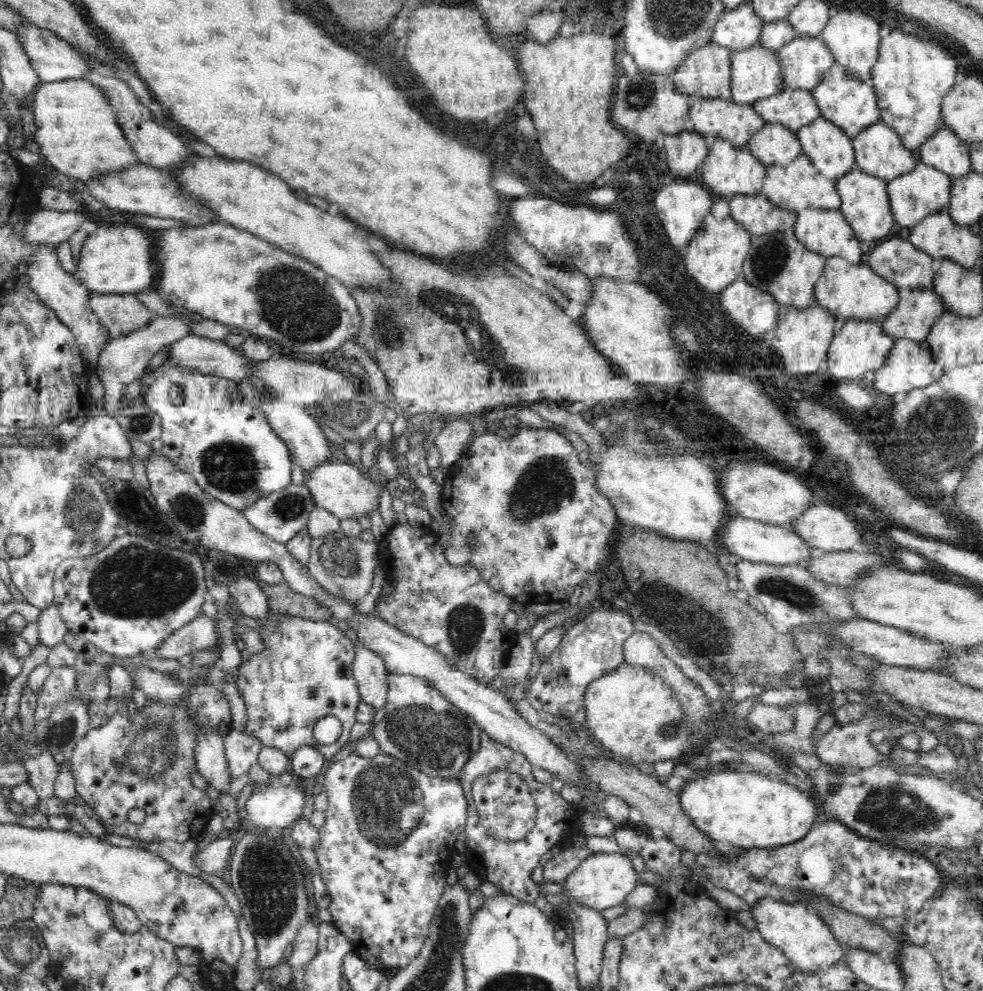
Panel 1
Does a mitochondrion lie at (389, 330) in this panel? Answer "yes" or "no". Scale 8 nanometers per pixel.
yes

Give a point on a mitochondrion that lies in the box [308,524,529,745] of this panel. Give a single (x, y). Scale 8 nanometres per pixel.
(464, 624)

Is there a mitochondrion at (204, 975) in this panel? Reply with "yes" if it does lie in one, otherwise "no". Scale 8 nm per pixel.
no

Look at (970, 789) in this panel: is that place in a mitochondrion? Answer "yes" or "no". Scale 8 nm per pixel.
no

